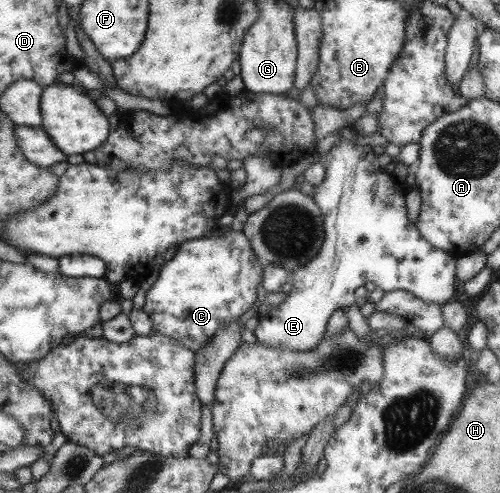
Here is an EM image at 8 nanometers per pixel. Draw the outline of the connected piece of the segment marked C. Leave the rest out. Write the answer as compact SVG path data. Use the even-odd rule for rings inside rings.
M227 232L223 236L214 238L199 238L183 242L176 248L175 254L168 262L164 262L159 270L158 278L155 283L149 287L144 296L144 305L142 311L147 313L151 319L152 328L156 333L166 335L174 339L183 347L197 351L202 349L219 329L225 325L239 319L239 316L247 312L255 302L255 288L262 282L264 263L253 256L252 248L249 248L250 242L242 232ZM203 250L209 250L211 262L205 264L201 262Z

